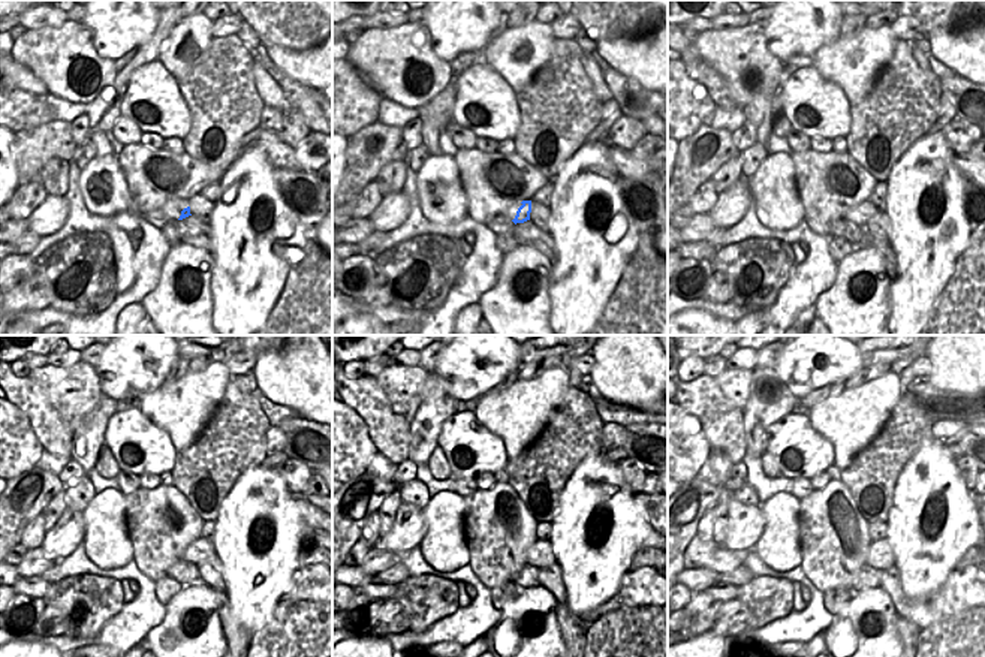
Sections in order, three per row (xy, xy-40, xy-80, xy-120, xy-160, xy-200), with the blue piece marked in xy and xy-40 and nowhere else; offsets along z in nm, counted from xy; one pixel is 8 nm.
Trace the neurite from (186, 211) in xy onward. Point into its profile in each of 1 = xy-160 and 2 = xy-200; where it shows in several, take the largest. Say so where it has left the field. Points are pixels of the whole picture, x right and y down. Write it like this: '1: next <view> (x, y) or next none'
1: next xy-160 (539, 554)
2: next xy-200 (880, 557)

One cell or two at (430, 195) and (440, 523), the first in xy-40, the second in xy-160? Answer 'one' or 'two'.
one

